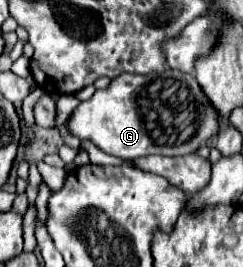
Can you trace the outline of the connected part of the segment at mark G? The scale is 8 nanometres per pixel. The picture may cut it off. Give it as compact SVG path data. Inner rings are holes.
M165 68L161 74L121 74L111 80L107 88L81 102L71 118L67 130L81 142L91 140L105 154L121 160L135 160L149 154L183 156L199 148L199 144L215 136L215 110L203 98L195 76Z

